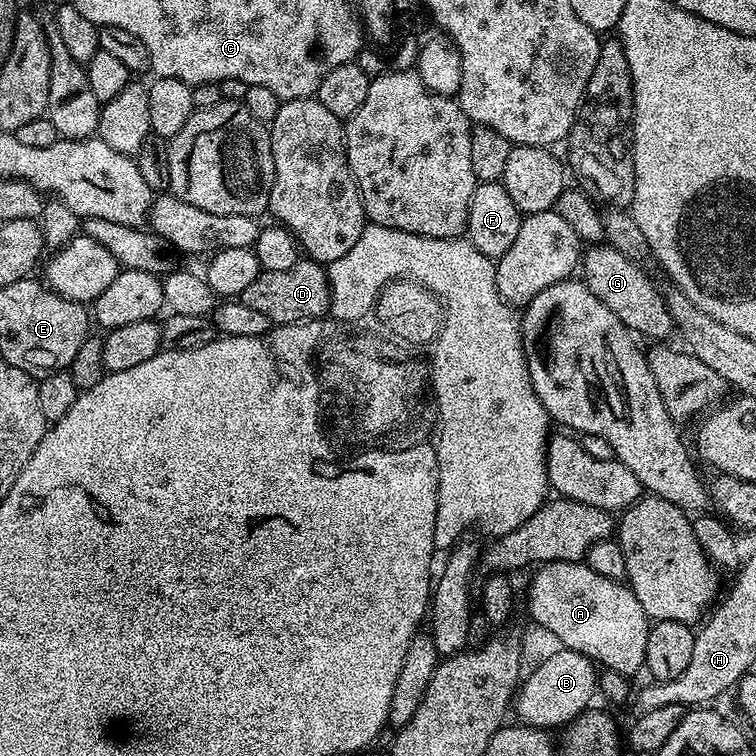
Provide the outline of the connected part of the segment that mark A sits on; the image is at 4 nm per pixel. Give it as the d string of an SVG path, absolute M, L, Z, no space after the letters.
M552 561L541 565L535 572L537 573L528 590L528 608L532 616L531 621L535 625L553 632L560 638L563 647L582 653L593 660L593 663L611 672L631 677L643 669L646 640L649 638L651 625L642 604L629 586L595 573L586 562L581 561Z

